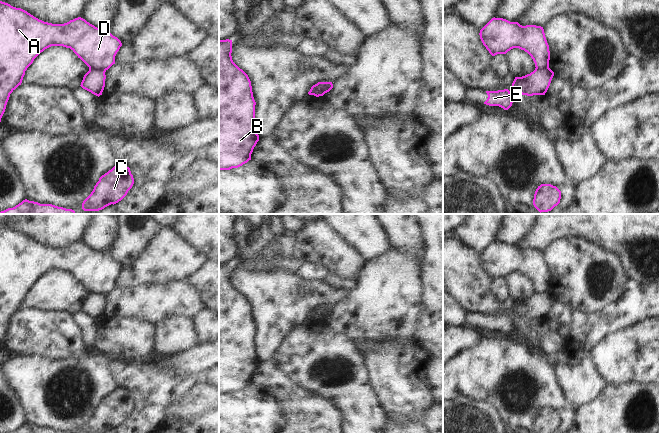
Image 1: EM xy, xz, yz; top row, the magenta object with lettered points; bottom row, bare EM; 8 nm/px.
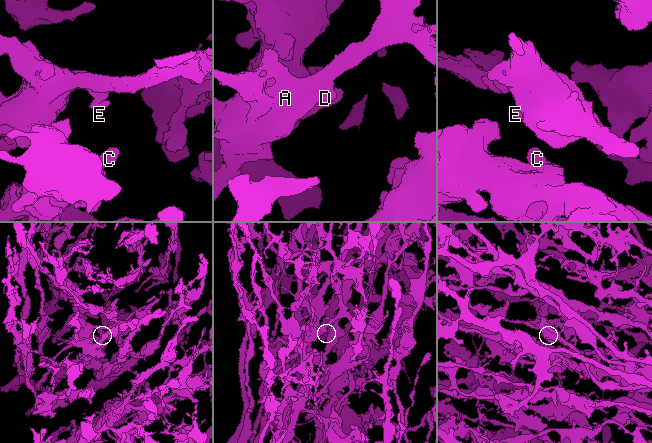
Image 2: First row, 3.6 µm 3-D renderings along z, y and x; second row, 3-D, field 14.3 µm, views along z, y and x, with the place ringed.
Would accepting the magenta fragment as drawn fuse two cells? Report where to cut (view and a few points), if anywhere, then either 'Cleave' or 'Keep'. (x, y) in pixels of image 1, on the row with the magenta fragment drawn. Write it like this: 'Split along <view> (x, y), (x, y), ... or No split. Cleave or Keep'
Split along xy (89, 68), (103, 69), (105, 71). Cleave

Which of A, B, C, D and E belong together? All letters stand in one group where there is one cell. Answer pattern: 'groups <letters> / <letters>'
groups A B C D / E

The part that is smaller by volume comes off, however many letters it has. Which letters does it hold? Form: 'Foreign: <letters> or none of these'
Foreign: E

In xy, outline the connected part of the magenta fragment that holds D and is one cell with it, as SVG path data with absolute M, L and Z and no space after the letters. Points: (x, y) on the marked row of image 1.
M0 1L0 122L10 94L21 85L27 68L41 52L51 46L70 48L89 69L106 71L115 64L115 56L122 43L111 33L81 17L64 24L52 24Z

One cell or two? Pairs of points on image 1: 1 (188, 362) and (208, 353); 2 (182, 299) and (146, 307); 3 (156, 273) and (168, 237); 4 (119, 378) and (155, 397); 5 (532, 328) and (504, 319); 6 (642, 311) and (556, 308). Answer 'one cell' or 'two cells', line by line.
1: one cell
2: one cell
3: one cell
4: one cell
5: two cells
6: one cell

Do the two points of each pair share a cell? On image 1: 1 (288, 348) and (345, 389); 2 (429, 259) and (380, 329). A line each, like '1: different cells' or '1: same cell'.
1: same cell
2: different cells

